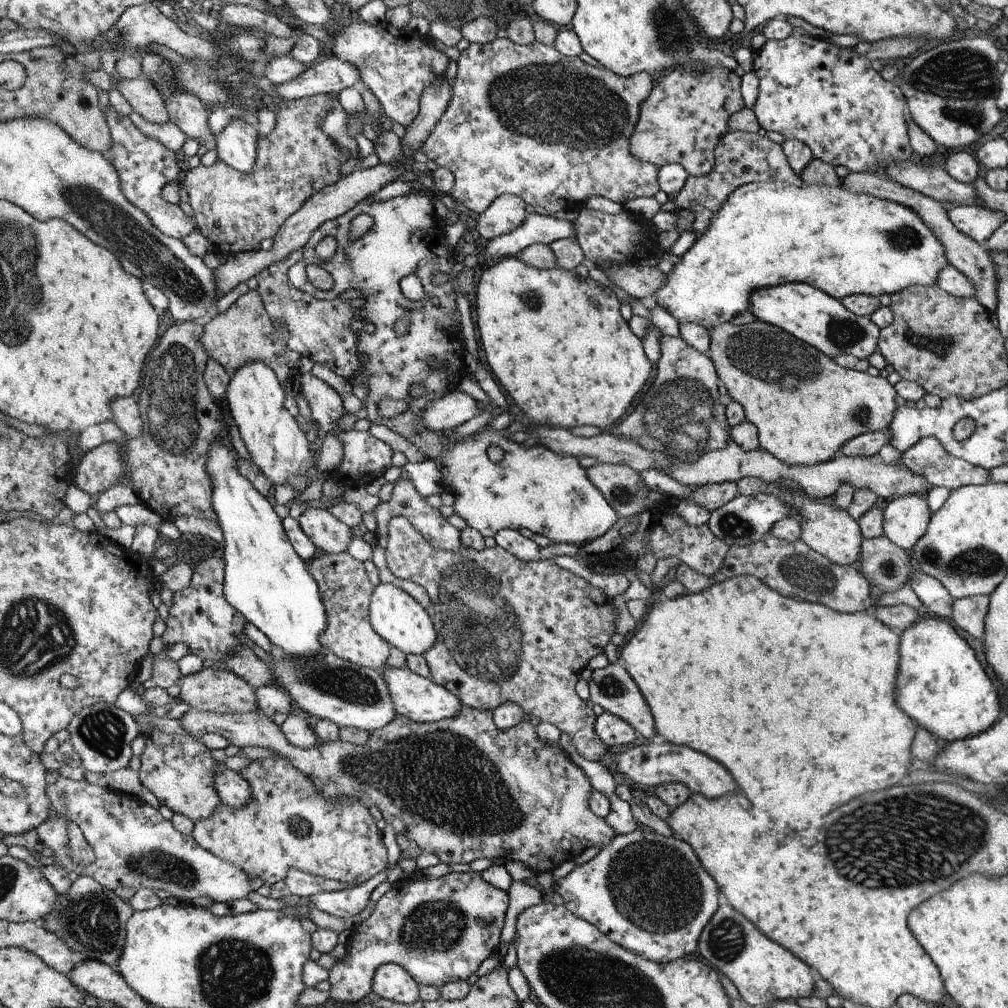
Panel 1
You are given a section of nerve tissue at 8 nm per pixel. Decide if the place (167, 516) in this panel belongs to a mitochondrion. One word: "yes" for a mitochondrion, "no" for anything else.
no

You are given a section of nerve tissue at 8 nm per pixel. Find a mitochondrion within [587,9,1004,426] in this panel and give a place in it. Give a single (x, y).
(963, 78)

